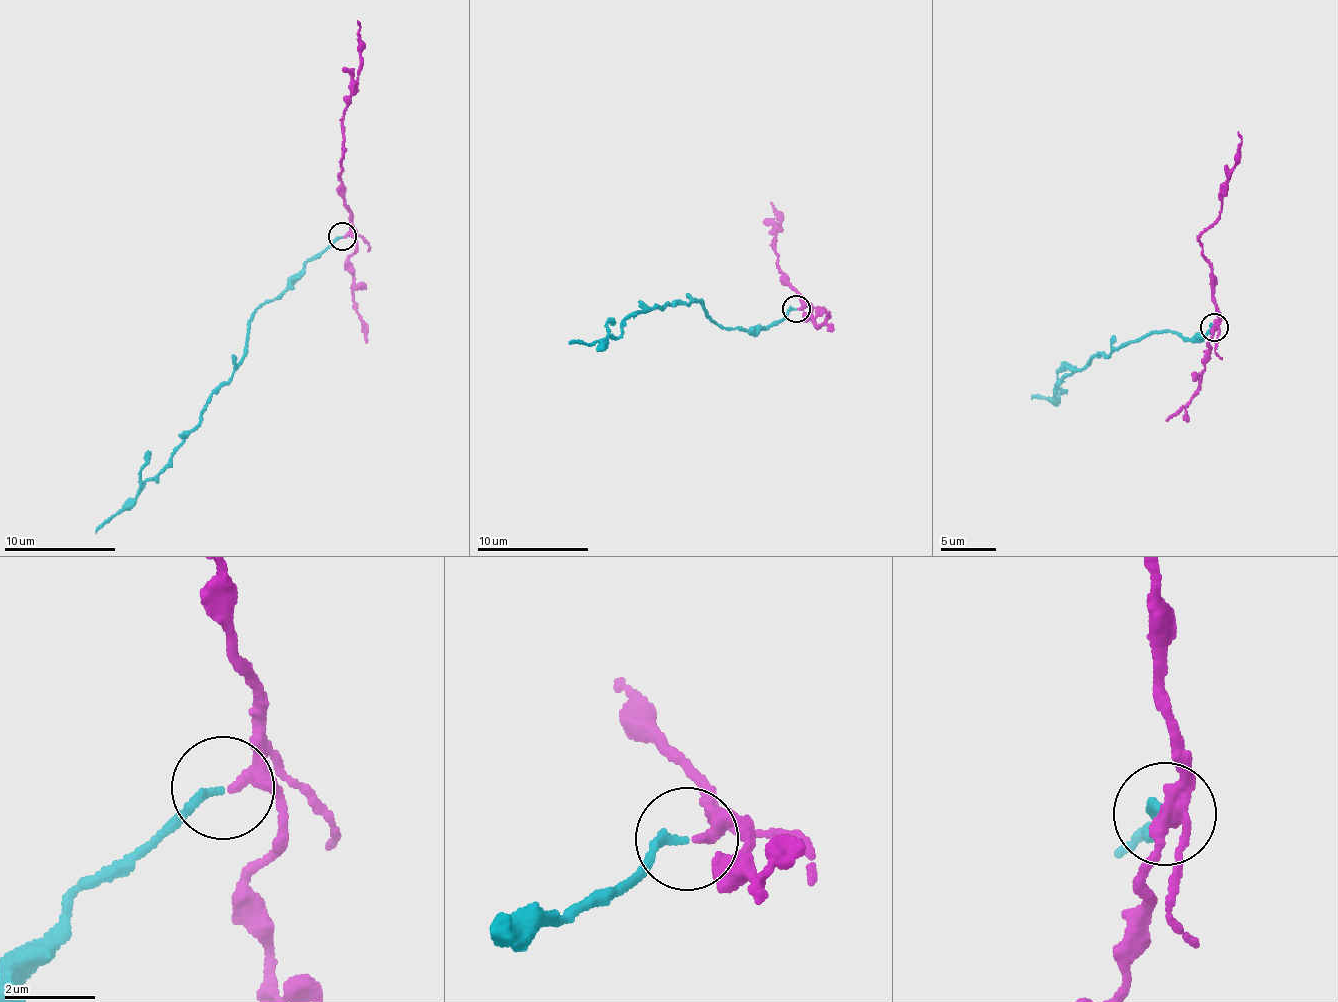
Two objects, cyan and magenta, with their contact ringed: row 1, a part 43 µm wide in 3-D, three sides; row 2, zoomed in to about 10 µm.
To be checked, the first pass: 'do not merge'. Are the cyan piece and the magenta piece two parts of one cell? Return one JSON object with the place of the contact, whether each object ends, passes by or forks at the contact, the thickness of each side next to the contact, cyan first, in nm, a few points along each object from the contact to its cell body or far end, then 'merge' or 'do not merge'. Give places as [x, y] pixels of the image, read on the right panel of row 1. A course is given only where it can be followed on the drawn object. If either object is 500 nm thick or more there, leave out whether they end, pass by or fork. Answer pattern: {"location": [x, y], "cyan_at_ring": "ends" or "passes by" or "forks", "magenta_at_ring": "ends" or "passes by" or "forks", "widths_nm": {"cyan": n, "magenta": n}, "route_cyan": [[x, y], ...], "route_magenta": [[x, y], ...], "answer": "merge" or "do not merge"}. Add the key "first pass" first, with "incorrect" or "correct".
{"first pass": "correct", "location": [1214, 327], "cyan_at_ring": "ends", "magenta_at_ring": "passes by", "widths_nm": {"cyan": 170, "magenta": 240}, "route_cyan": [[1213, 326], [1204, 336], [1159, 332], [1129, 343], [1091, 359], [1057, 384], [1065, 392], [1032, 399]], "route_magenta": [[1213, 327], [1217, 304], [1199, 235], [1222, 210], [1223, 183], [1242, 142], [1238, 131]], "answer": "do not merge"}

